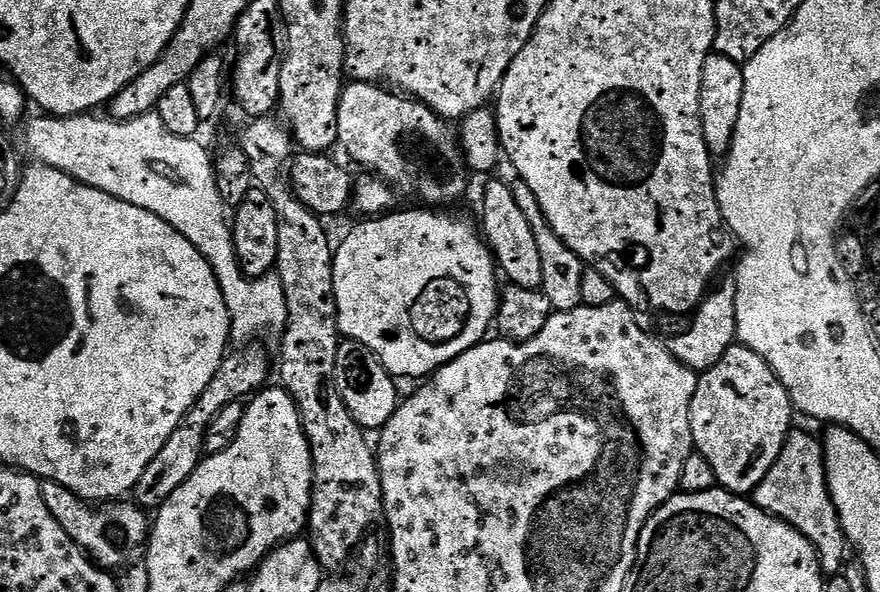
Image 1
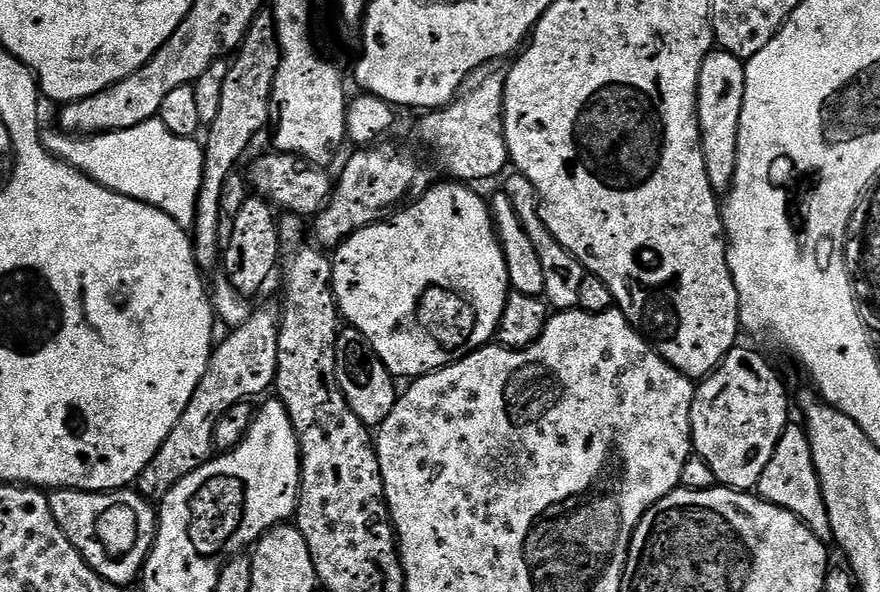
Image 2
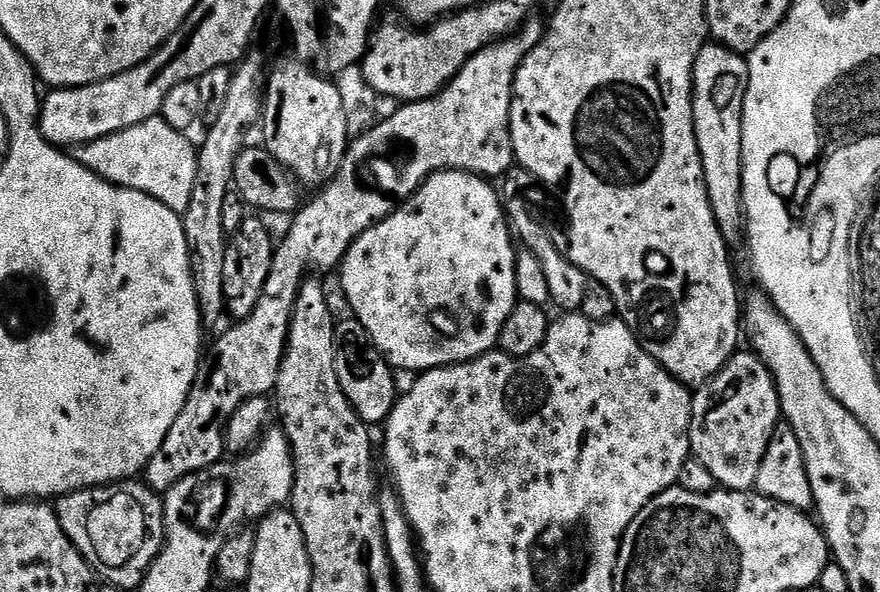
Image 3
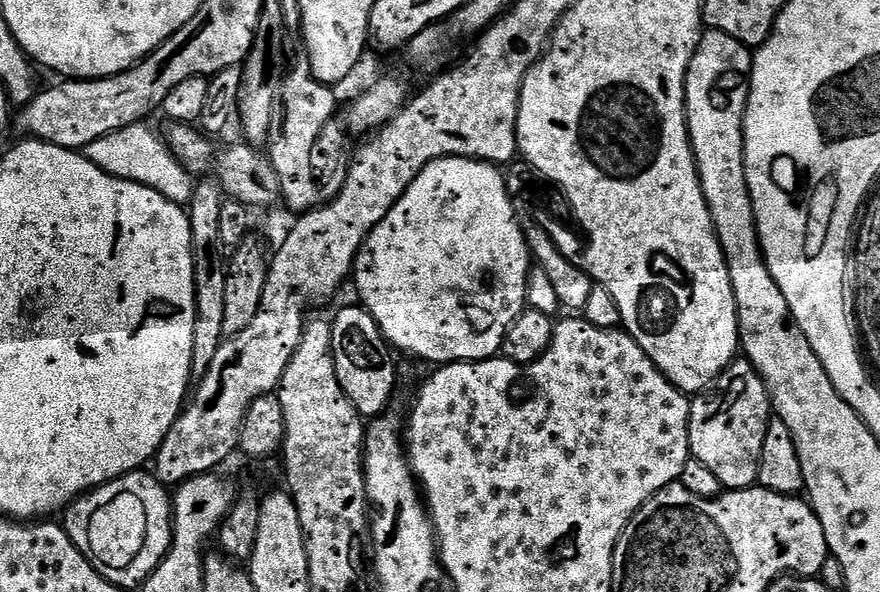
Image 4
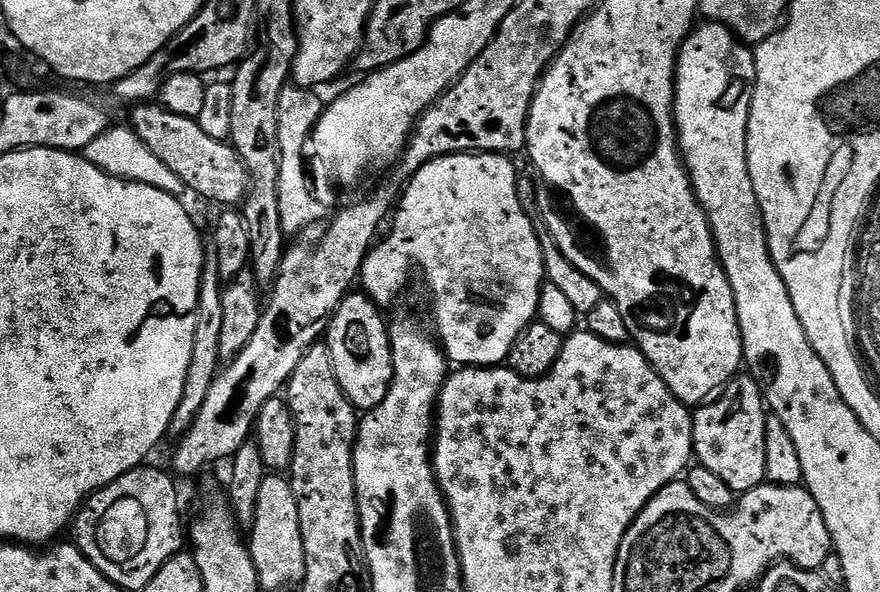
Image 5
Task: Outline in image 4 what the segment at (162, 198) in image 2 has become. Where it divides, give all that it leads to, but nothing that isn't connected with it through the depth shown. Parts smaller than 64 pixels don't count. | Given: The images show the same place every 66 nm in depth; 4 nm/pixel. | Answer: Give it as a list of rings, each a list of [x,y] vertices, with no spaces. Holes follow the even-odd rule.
[[[144,122],[131,124],[122,130],[111,132],[90,142],[86,149],[87,158],[111,176],[145,184],[158,190],[158,194],[162,194],[170,202],[181,206],[187,205],[188,201],[192,199],[193,177],[176,161],[174,154],[168,149],[167,143],[161,137],[159,140],[147,128],[148,126]]]

